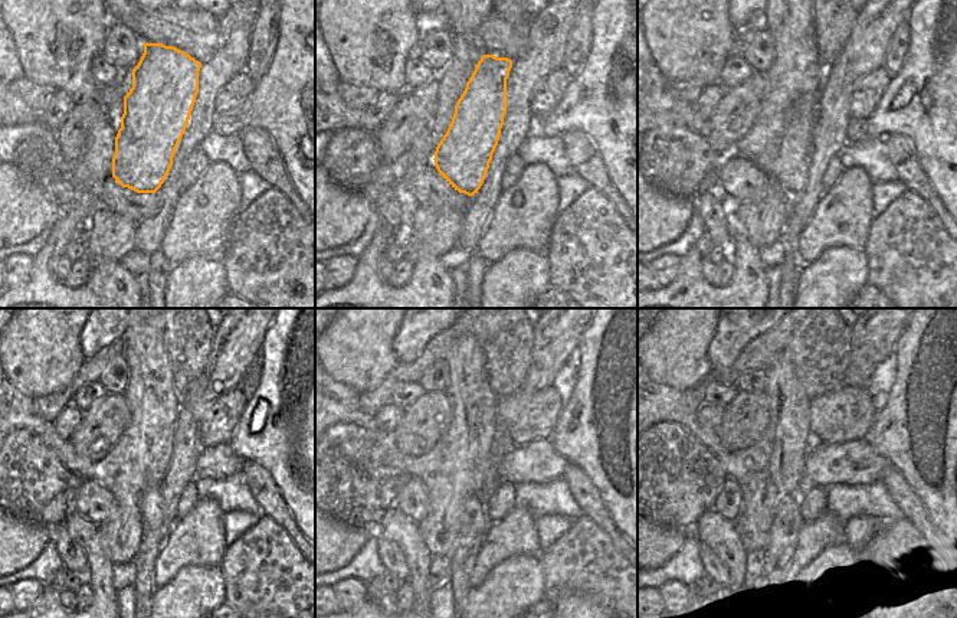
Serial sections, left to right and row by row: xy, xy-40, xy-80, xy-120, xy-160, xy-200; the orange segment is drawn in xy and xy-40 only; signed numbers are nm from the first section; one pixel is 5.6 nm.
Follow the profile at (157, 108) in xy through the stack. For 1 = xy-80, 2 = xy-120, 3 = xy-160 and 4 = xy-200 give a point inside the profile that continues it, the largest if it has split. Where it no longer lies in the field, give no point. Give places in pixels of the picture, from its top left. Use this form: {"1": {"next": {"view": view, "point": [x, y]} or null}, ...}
{"1": {"next": {"view": "xy-80", "point": [790, 167]}}, "2": {"next": {"view": "xy-120", "point": [154, 529]}}, "3": {"next": {"view": "xy-160", "point": [474, 523]}}, "4": {"next": {"view": "xy-200", "point": [783, 551]}}}

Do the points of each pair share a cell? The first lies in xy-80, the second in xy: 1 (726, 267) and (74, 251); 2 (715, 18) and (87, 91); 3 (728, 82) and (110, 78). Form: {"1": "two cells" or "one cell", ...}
{"1": "two cells", "2": "one cell", "3": "one cell"}

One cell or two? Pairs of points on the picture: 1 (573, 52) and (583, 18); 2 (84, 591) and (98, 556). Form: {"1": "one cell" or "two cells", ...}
{"1": "one cell", "2": "two cells"}

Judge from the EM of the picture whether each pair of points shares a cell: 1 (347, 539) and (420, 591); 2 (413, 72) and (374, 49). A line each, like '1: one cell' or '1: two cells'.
1: one cell
2: two cells

